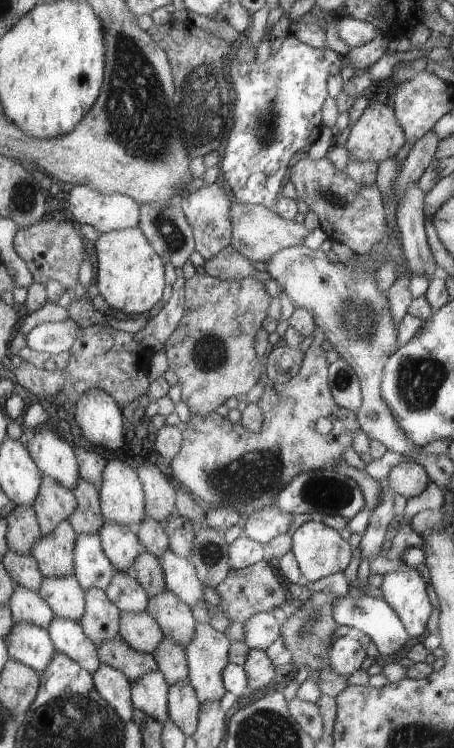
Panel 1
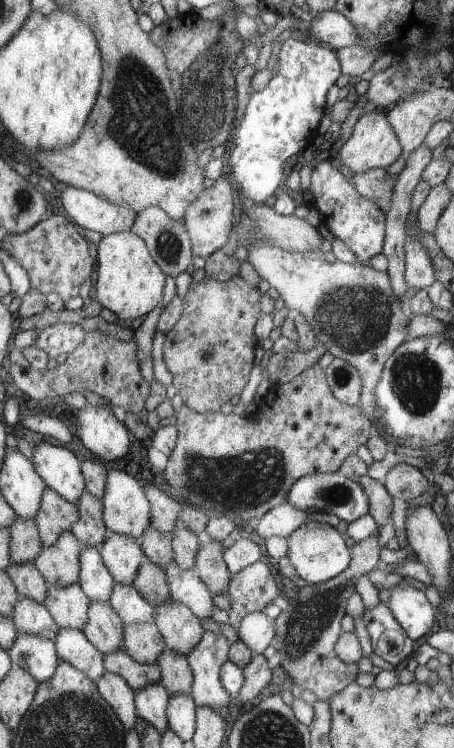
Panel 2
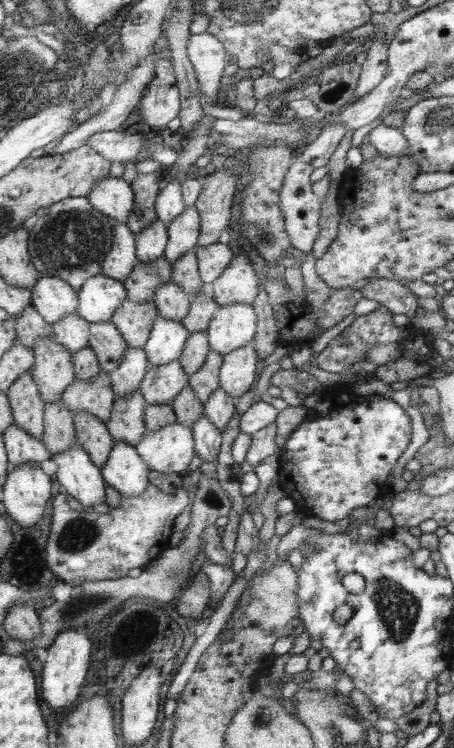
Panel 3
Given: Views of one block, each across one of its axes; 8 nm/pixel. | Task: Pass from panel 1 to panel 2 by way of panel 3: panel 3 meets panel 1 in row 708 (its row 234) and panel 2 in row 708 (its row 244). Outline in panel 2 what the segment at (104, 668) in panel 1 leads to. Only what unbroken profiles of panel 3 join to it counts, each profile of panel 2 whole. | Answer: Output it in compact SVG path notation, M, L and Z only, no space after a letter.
M106 672L97 682L100 694L105 698L110 708L113 708L117 717L125 727L126 732L135 729L138 724L136 698L133 687L121 675Z

